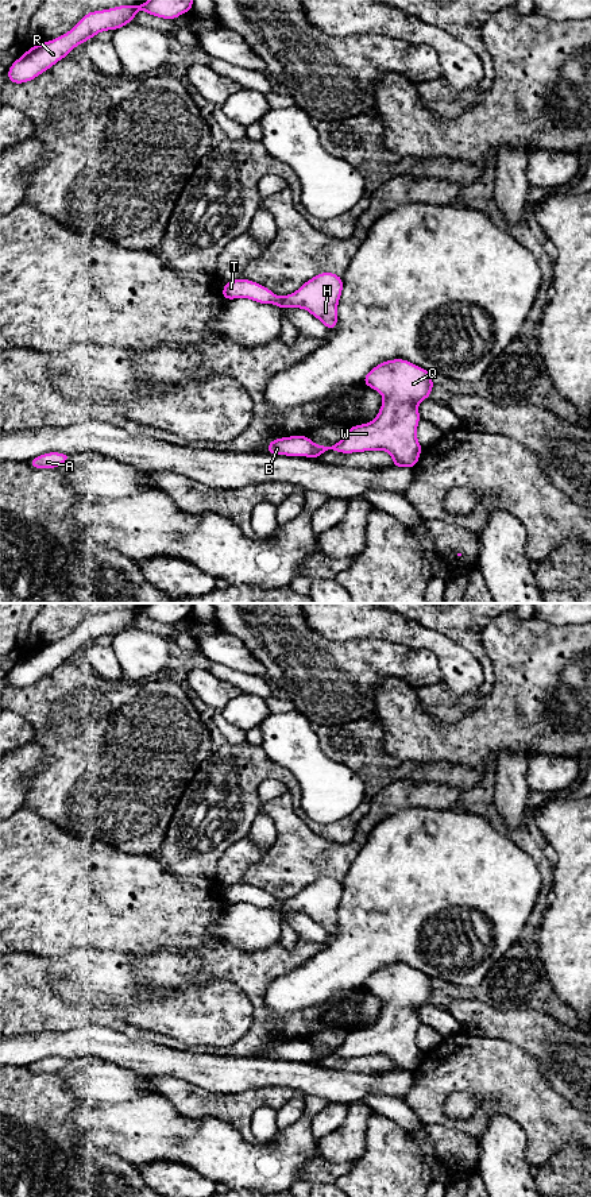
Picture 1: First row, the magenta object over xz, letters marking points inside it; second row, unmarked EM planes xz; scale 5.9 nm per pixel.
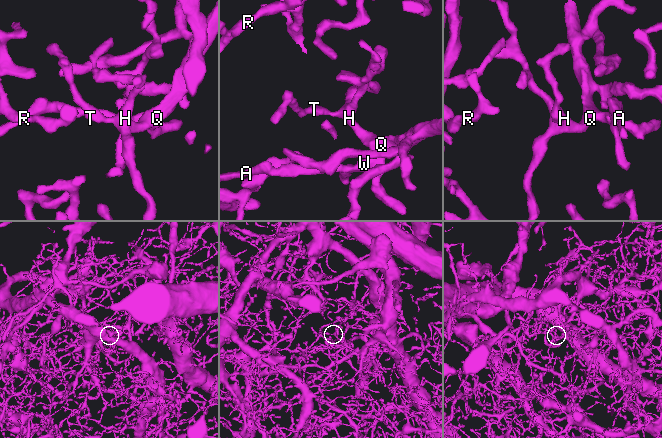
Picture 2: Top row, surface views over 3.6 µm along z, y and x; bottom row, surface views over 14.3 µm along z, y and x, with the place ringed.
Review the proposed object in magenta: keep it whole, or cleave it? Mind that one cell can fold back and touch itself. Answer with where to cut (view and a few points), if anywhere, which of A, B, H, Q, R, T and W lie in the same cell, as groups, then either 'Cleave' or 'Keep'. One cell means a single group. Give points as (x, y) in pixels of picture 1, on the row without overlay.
No split. Groups: A B H Q R T W. Keep

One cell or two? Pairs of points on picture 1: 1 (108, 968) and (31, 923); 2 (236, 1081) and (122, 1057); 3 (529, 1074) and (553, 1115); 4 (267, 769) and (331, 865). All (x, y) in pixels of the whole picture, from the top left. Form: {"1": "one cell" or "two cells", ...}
{"1": "two cells", "2": "one cell", "3": "one cell", "4": "two cells"}

